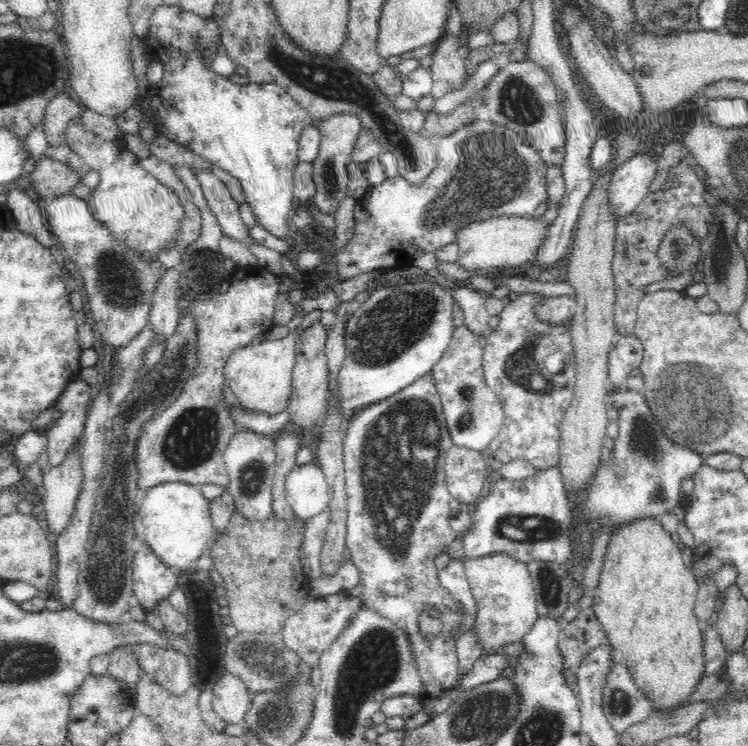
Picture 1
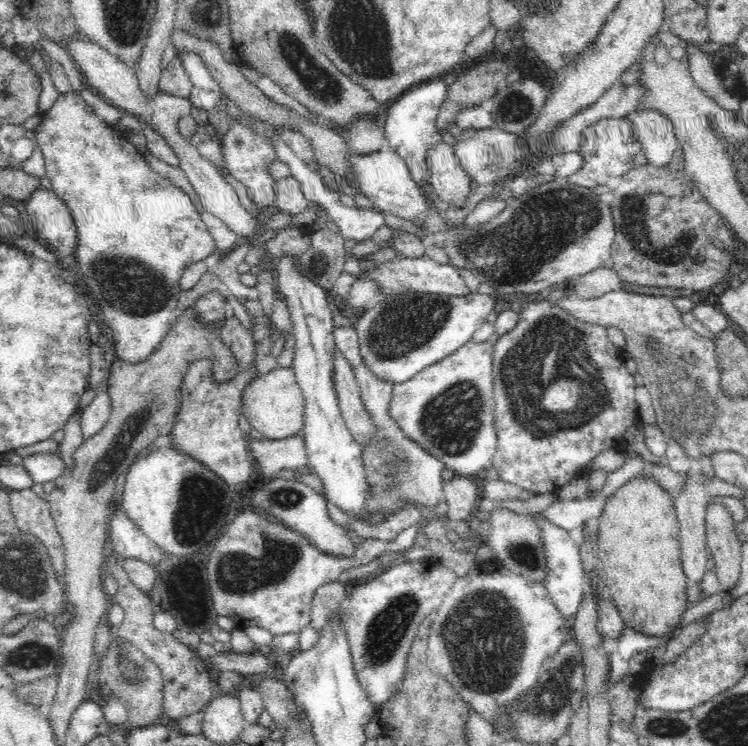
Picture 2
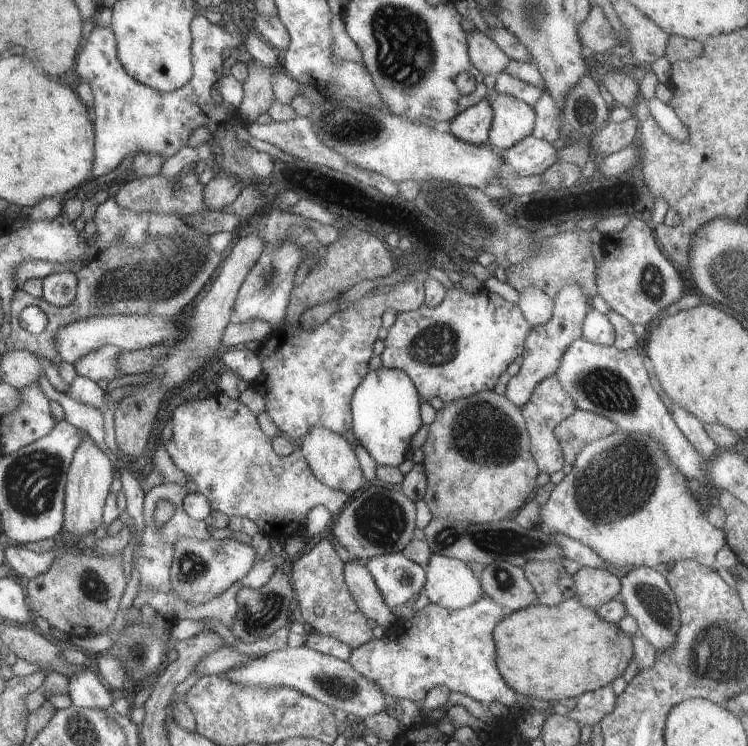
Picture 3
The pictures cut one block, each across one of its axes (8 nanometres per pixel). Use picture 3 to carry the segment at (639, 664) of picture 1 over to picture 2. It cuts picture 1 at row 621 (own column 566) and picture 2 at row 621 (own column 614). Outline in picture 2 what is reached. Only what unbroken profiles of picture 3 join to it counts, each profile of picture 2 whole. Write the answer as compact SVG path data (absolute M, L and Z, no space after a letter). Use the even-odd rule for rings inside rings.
M636 476L618 488L606 502L600 524L596 526L596 554L602 562L602 576L610 588L610 600L618 608L624 624L632 630L654 636L654 638L674 638L682 614L690 608L686 600L688 576L682 566L682 548L680 548L680 520L676 514L674 494L668 494L654 478Z

